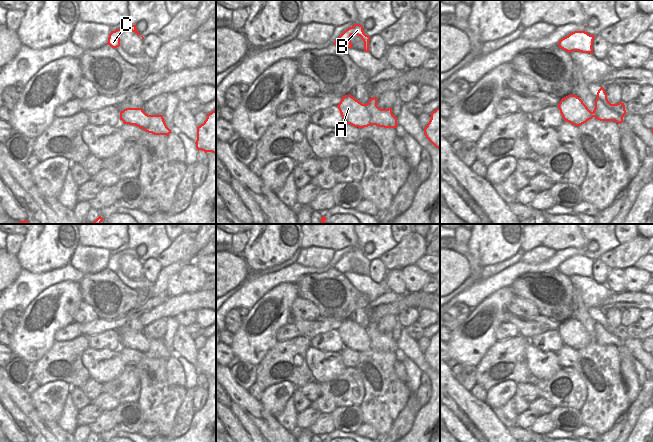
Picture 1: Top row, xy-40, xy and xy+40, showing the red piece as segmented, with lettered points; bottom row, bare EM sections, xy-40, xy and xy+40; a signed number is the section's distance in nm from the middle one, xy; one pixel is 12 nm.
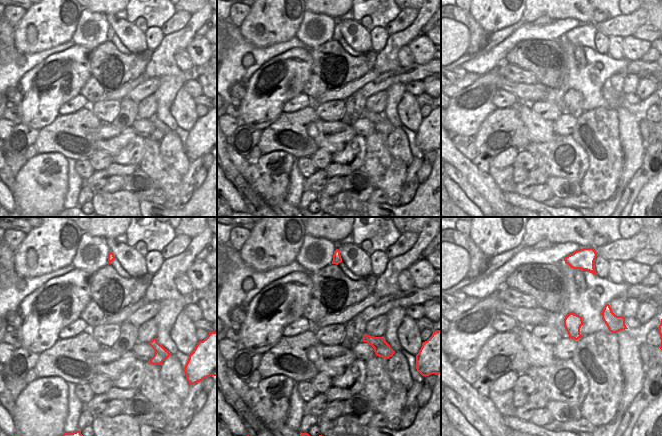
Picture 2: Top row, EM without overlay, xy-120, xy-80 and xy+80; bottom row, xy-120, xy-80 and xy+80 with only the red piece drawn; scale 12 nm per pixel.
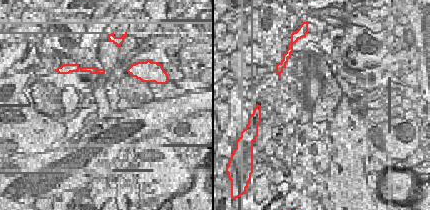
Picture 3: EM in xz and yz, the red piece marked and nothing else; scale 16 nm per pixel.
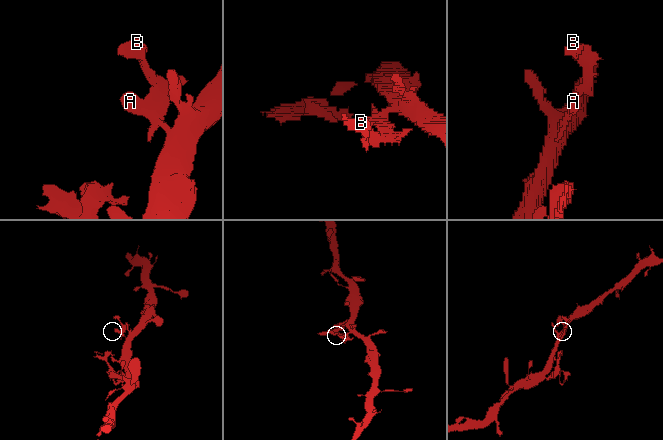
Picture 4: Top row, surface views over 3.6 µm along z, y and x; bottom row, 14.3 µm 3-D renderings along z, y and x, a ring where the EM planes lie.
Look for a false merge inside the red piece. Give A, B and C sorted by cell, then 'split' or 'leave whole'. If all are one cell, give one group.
A B C | leave whole

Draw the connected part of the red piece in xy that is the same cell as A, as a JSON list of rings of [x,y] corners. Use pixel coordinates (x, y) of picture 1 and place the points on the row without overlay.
[[[343,320],[337,329],[343,346],[354,351],[364,352],[376,349],[384,352],[396,352],[397,341],[392,337],[392,332],[381,333],[377,330],[377,321],[369,323],[367,328],[362,328],[353,320]]]

